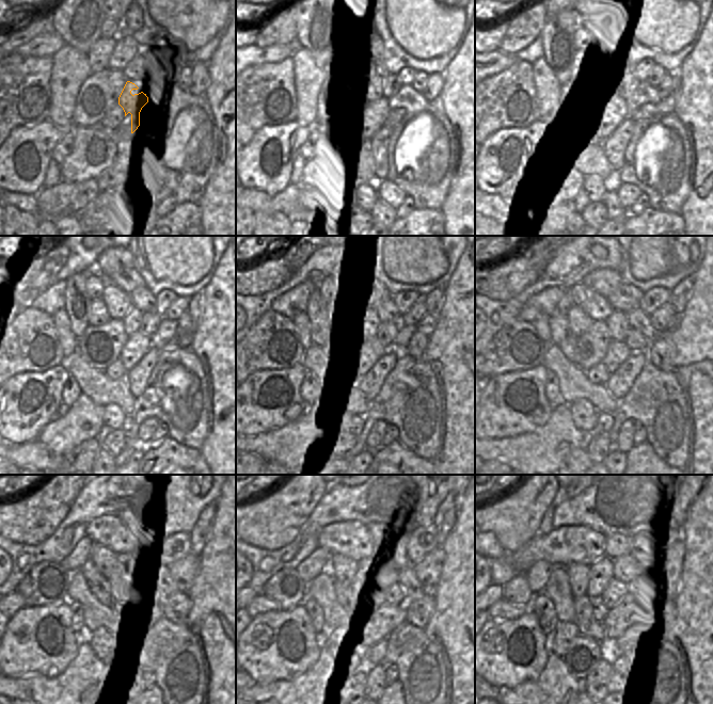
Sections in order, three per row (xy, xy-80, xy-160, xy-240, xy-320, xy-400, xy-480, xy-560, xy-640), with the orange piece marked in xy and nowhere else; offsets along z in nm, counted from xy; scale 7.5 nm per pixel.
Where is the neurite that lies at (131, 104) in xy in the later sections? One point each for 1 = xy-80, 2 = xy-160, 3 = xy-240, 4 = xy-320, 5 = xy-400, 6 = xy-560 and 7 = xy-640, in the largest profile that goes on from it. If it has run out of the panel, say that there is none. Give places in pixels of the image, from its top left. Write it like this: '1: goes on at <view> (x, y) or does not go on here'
1: goes on at xy-80 (367, 102)
2: goes on at xy-160 (619, 109)
3: goes on at xy-240 (138, 344)
4: goes on at xy-320 (374, 349)
5: goes on at xy-400 (617, 352)
6: goes on at xy-560 (381, 589)
7: goes on at xy-640 (616, 590)

